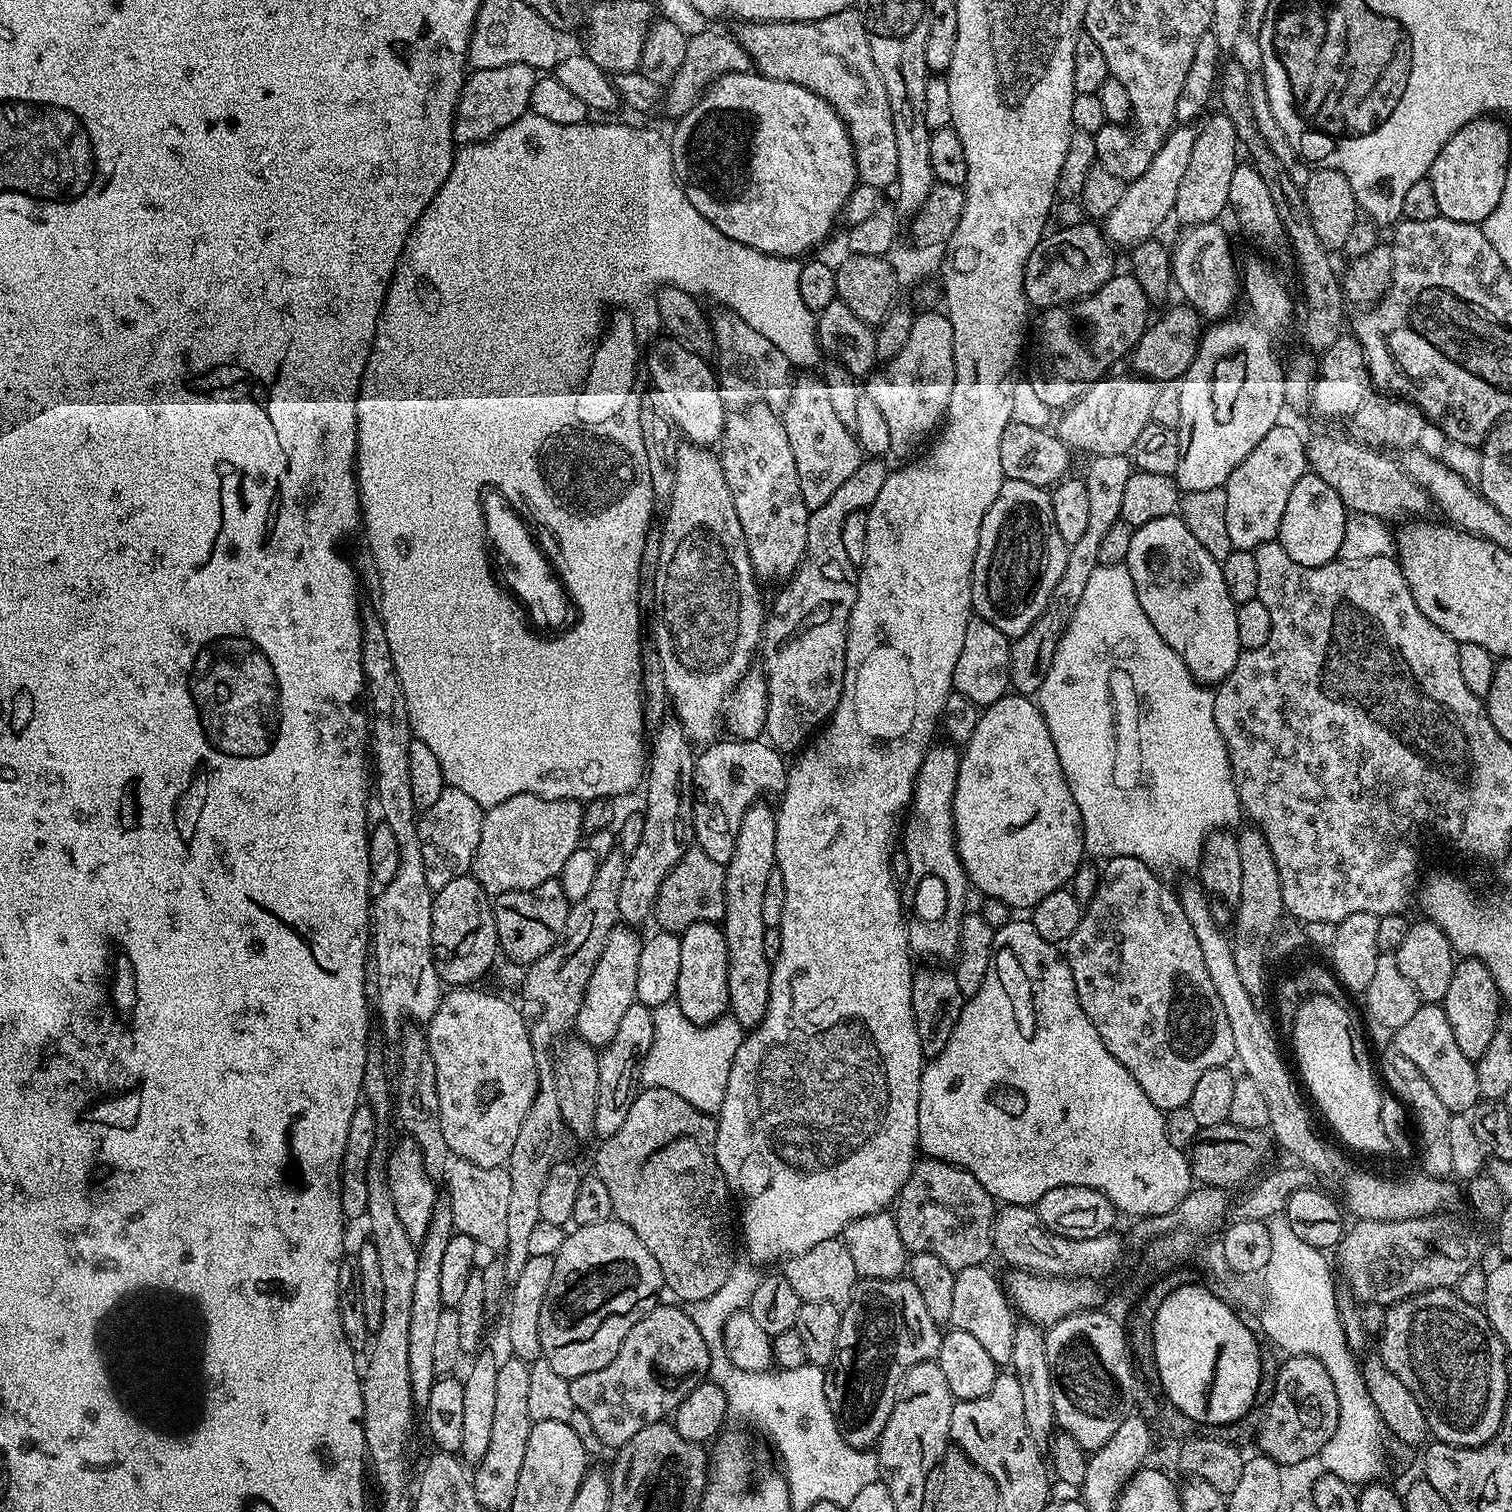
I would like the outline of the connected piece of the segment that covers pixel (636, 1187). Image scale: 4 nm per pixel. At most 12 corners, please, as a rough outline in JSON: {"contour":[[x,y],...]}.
{"contour":[[645,1087],[594,1174],[677,1301],[734,1267],[716,1120]]}

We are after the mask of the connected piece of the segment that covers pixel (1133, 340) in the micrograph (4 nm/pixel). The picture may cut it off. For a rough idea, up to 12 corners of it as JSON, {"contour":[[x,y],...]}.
{"contour":[[1131,274],[1084,297],[1076,320],[1096,328],[1096,356],[1119,365],[1150,323]]}

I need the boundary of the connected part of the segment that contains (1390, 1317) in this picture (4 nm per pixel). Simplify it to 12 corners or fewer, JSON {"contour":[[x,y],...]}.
{"contour":[[1452,1288],[1398,1300],[1380,1360],[1441,1444],[1504,1424],[1508,1360]]}

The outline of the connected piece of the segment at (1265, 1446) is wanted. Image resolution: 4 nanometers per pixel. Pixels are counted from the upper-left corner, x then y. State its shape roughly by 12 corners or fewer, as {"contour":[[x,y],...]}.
{"contour":[[1289,1355],[1256,1436],[1281,1466],[1315,1461],[1338,1426],[1326,1366]]}

